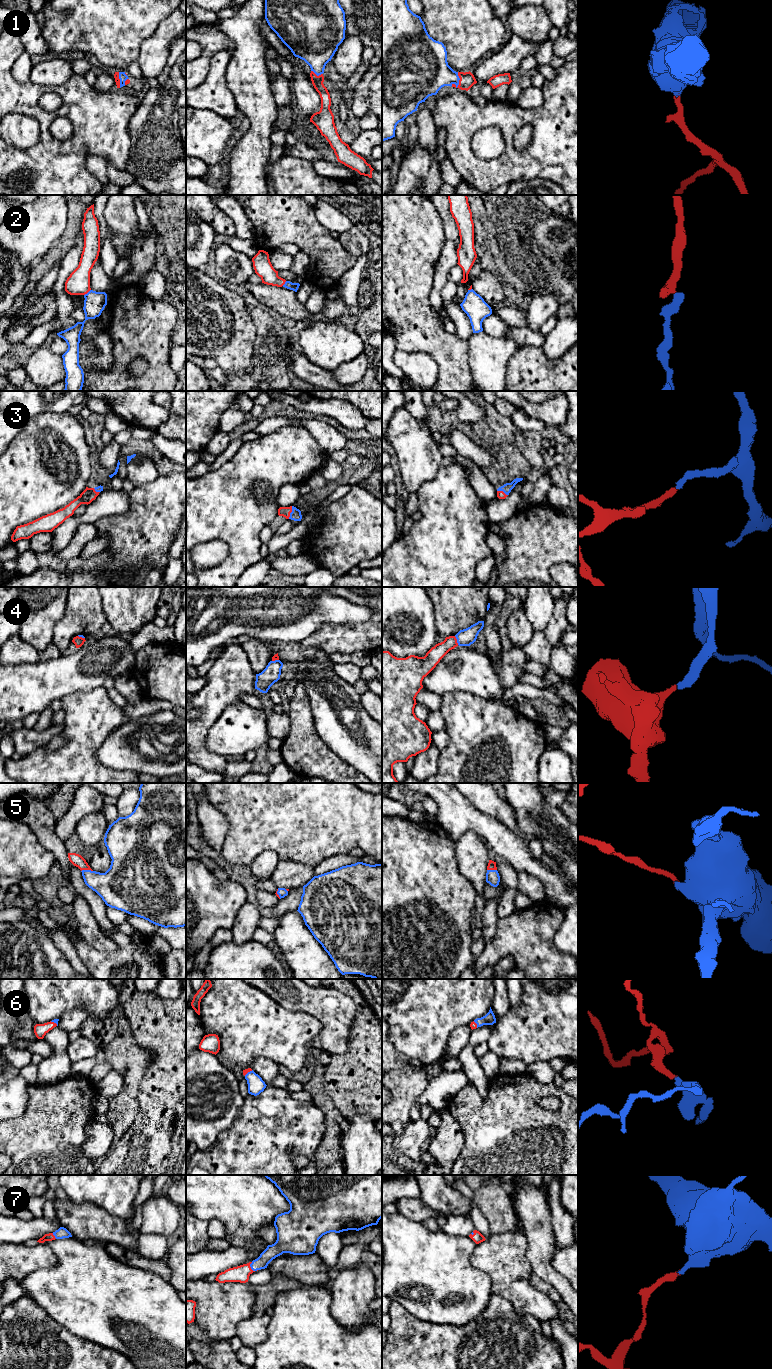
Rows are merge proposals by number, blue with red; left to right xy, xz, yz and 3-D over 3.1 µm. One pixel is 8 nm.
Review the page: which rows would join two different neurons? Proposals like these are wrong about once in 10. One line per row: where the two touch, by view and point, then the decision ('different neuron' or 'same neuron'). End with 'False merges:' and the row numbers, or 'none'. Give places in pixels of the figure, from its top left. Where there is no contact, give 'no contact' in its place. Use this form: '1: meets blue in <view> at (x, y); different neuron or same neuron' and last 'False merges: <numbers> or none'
1: meets blue in yz at (458, 80); same neuron
2: meets blue in xy at (88, 292); same neuron
3: meets blue in xz at (291, 512); same neuron
4: meets blue in yz at (457, 640); same neuron
5: meets blue in xy at (86, 870); same neuron
6: meets blue in xy at (54, 1022); same neuron
7: meets blue in xz at (250, 1266); same neuron
False merges: none

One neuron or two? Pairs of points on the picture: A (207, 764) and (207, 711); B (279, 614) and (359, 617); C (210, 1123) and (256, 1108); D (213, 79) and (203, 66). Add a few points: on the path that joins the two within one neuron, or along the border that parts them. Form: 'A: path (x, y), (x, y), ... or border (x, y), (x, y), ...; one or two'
A: path (199, 751), (199, 727), (201, 724); one
B: path (299, 614), (304, 617), (311, 614), (339, 614); one
C: border (244, 1098), (244, 1103), (238, 1116), (222, 1131); two
D: border (219, 51), (211, 59), (207, 77), (196, 88); two

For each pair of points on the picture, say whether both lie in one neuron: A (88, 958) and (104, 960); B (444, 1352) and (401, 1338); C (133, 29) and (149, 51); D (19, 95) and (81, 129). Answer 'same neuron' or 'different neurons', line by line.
A: same neuron
B: same neuron
C: different neurons
D: same neuron

